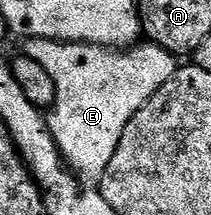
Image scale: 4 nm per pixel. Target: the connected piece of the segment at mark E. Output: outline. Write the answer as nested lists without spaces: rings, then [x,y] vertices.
[[[29,39],[23,45],[23,54],[38,61],[54,81],[56,100],[46,118],[64,162],[85,184],[99,184],[114,149],[118,149],[122,129],[170,81],[178,66],[177,56],[151,41],[127,49],[63,43],[61,39]]]

